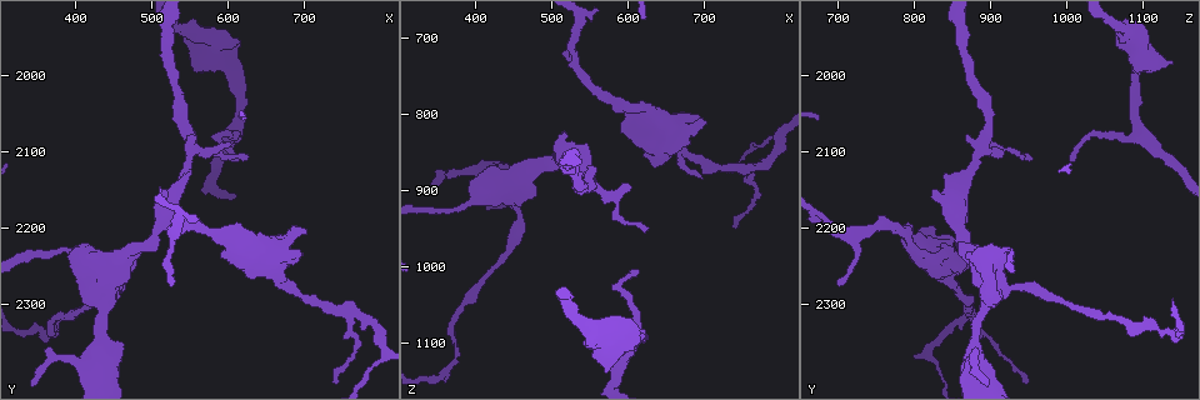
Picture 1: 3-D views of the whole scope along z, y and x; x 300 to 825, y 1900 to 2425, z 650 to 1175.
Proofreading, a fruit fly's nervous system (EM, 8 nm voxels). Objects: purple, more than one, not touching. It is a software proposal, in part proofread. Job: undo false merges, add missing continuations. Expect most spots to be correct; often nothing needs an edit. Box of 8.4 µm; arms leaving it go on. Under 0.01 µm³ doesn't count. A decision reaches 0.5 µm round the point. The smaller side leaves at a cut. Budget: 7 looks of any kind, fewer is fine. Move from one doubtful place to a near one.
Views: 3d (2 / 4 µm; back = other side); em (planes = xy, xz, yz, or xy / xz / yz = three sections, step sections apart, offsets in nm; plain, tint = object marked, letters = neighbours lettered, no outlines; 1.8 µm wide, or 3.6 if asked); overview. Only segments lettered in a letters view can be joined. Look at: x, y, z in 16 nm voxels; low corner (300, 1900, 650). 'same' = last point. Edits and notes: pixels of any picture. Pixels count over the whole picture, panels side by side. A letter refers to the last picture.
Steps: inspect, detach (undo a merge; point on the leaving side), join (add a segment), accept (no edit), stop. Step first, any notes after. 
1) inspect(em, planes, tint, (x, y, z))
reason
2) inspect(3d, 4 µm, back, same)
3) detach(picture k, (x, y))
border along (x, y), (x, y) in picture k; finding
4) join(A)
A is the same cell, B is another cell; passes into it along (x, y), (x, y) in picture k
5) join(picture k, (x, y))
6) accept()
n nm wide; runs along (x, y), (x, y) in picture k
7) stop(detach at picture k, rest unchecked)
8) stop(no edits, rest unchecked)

inspect(em, 3.6 µm, yz, step 16, letters, (590, 1945, 1065))
thick end

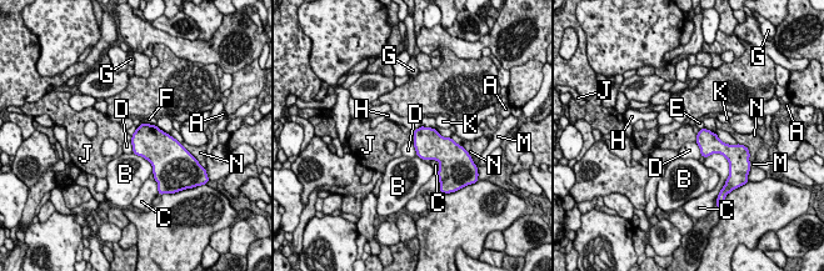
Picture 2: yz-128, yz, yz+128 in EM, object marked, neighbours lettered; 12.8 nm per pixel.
accept()
A, B, C, D, E, F, G, H, J, K, M and N are other cells; border along (412, 133), (413, 142) in picture 2; none of them fits

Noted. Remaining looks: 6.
inspect(em, planes, letters, (535, 2150, 855))
sudden change in width

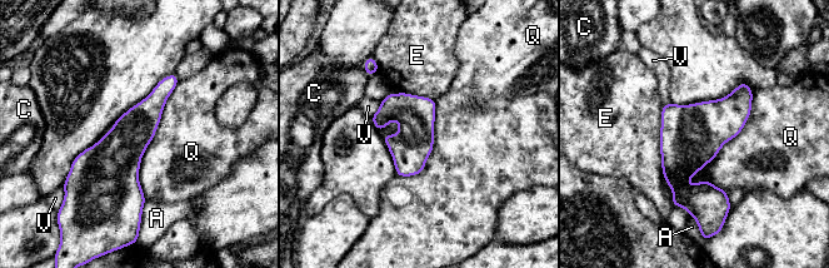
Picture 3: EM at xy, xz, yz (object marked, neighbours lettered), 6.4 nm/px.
accept()
A, C, E, Q and V are other cells; border along (753, 93), (743, 129), (688, 185) in picture 3; all the same neuron

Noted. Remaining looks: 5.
inspect(em, yz, step 8, tint, (680, 2210, 820))
thick turns thin

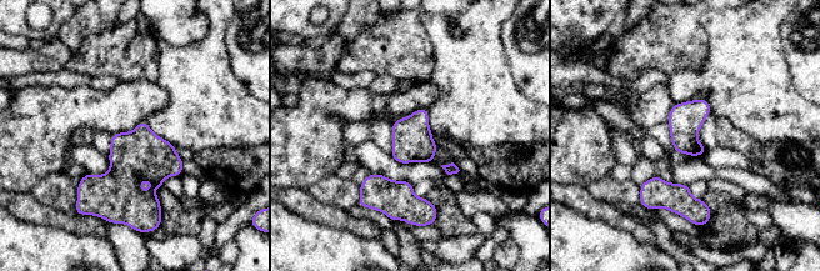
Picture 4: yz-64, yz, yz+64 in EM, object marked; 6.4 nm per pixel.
inspect(em, planes, letters, same)
another direction

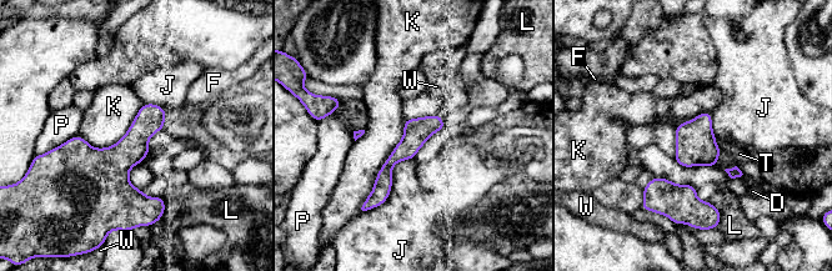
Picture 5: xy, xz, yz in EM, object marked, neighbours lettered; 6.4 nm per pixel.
accept()
K touches over 650 nm; D, F, J, K, L, P, T and W are other cells; continuous, no second neuron

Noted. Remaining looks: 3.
stop(no edits, rest unchecked)

